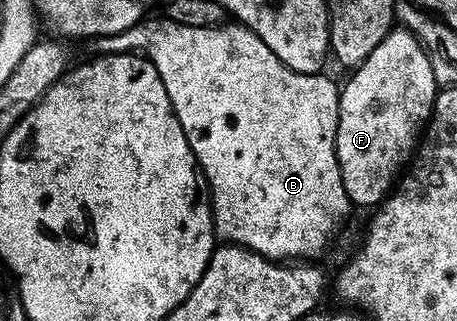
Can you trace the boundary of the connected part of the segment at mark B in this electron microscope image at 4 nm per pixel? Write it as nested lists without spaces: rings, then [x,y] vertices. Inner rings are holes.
[[[166,18],[151,19],[144,19],[129,30],[119,32],[116,36],[94,37],[93,44],[96,48],[94,51],[99,54],[112,52],[142,54],[157,66],[157,74],[161,74],[161,82],[165,82],[169,102],[185,130],[185,138],[193,150],[195,159],[199,161],[199,171],[207,181],[211,194],[211,216],[215,220],[216,237],[228,245],[247,248],[250,252],[257,253],[258,256],[265,256],[276,262],[295,262],[300,258],[315,258],[311,256],[321,255],[330,246],[335,231],[343,224],[343,219],[353,211],[351,199],[345,194],[345,186],[341,182],[341,170],[335,149],[337,126],[339,125],[340,94],[337,84],[335,88],[334,82],[327,77],[327,74],[317,72],[301,74],[297,70],[285,66],[285,62],[281,62],[281,58],[277,58],[277,54],[273,54],[273,50],[269,50],[269,46],[265,46],[265,42],[261,42],[257,33],[241,23],[228,22],[220,24],[219,27],[202,28],[201,26],[179,25]]]

